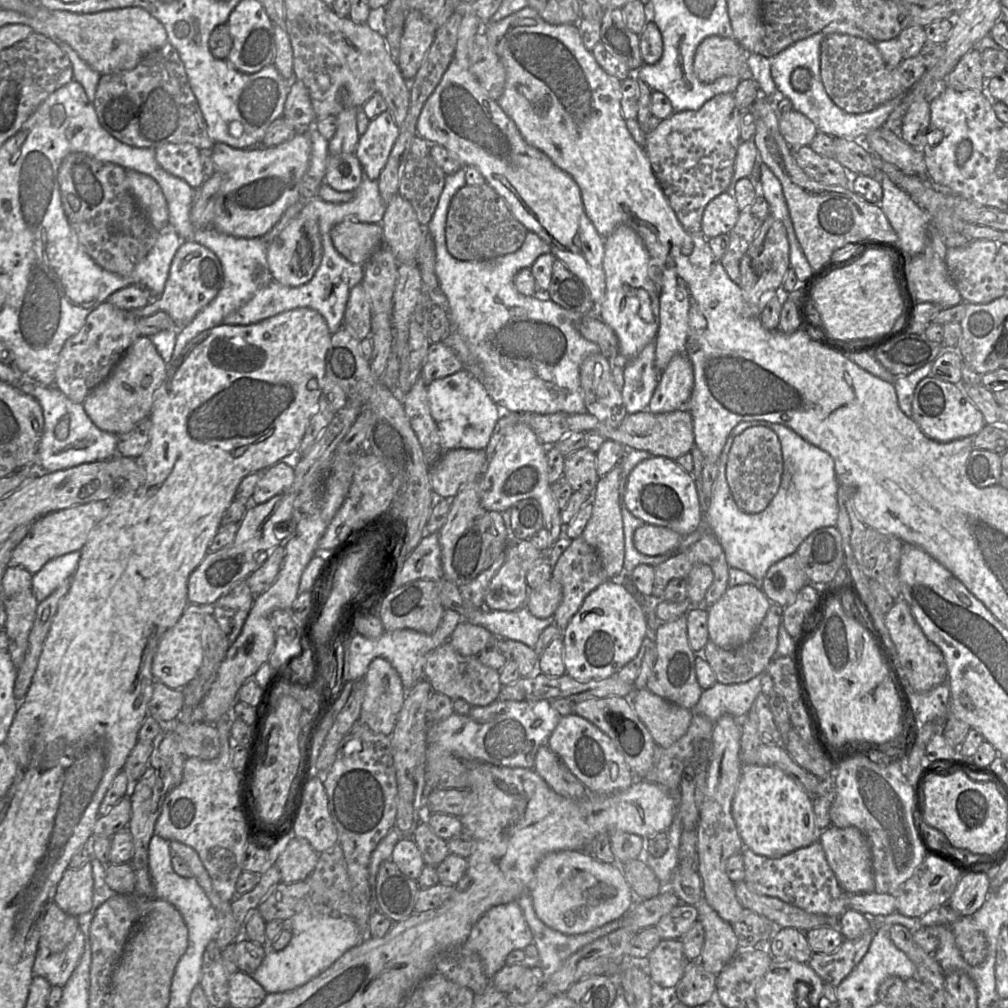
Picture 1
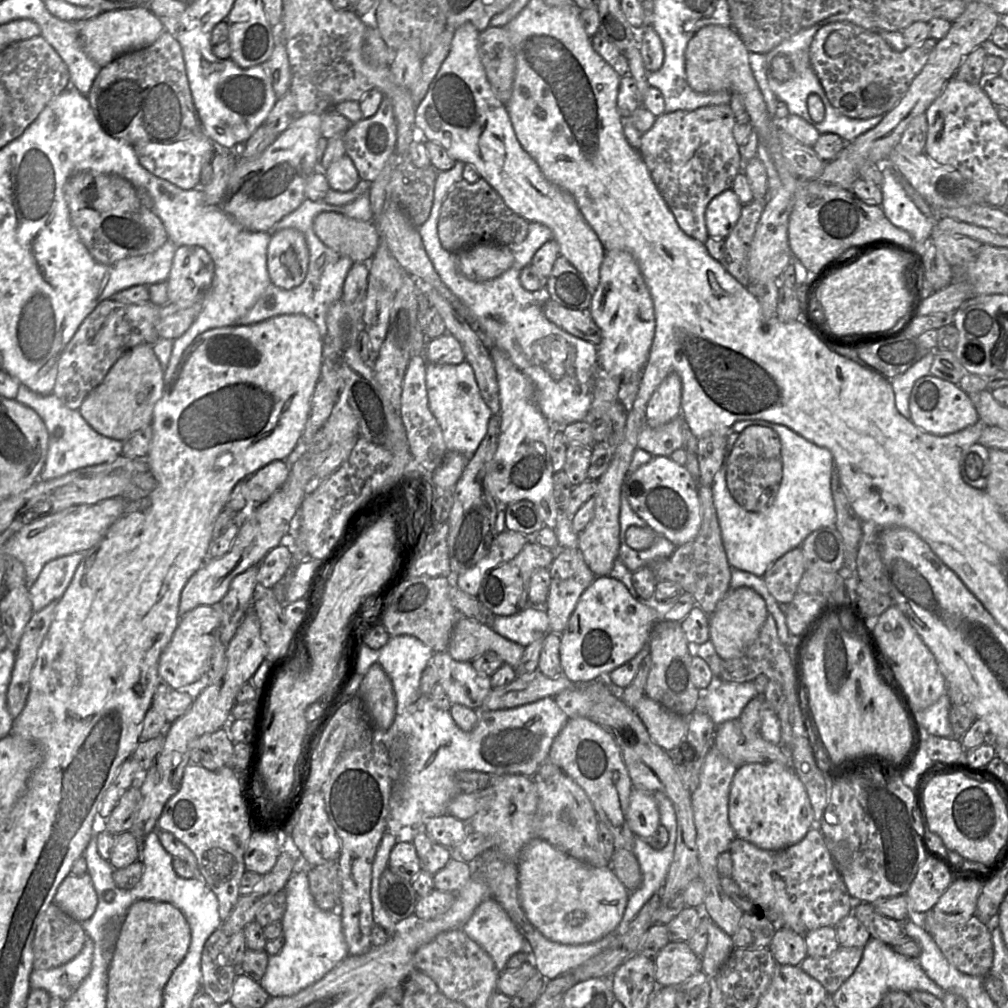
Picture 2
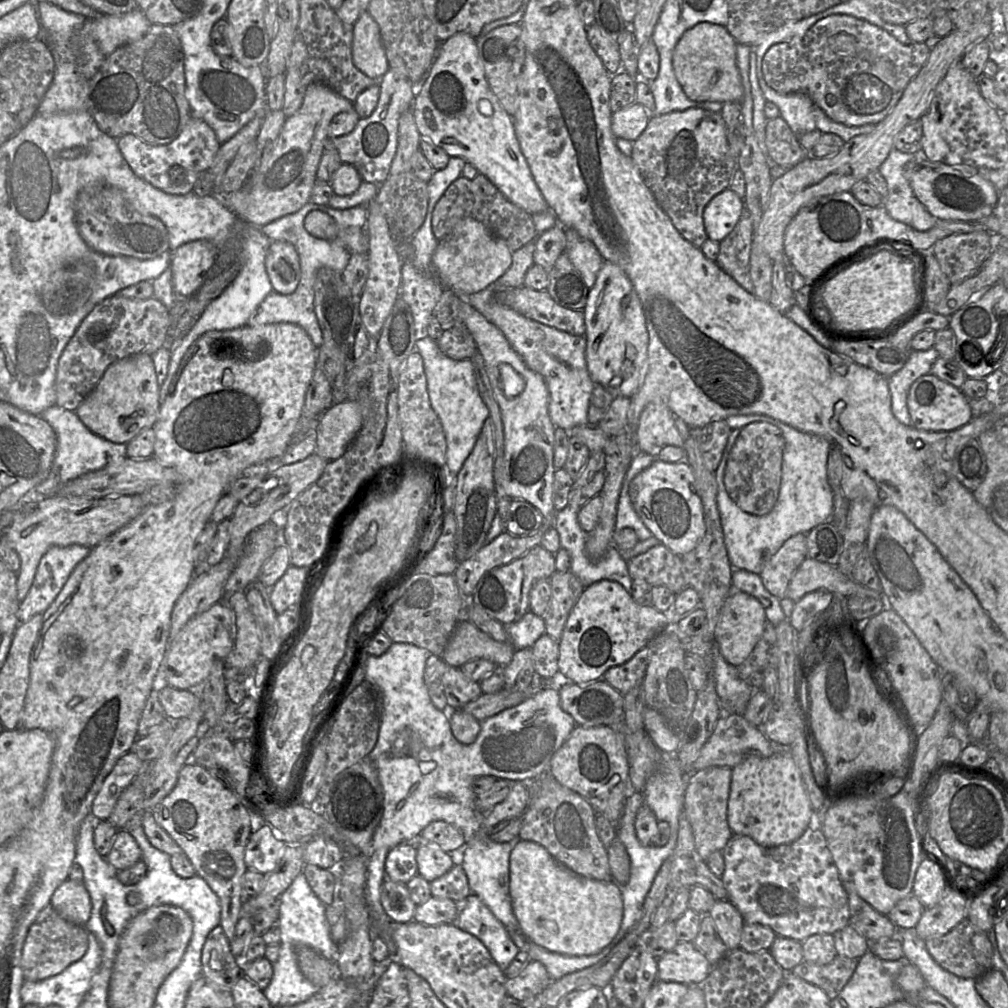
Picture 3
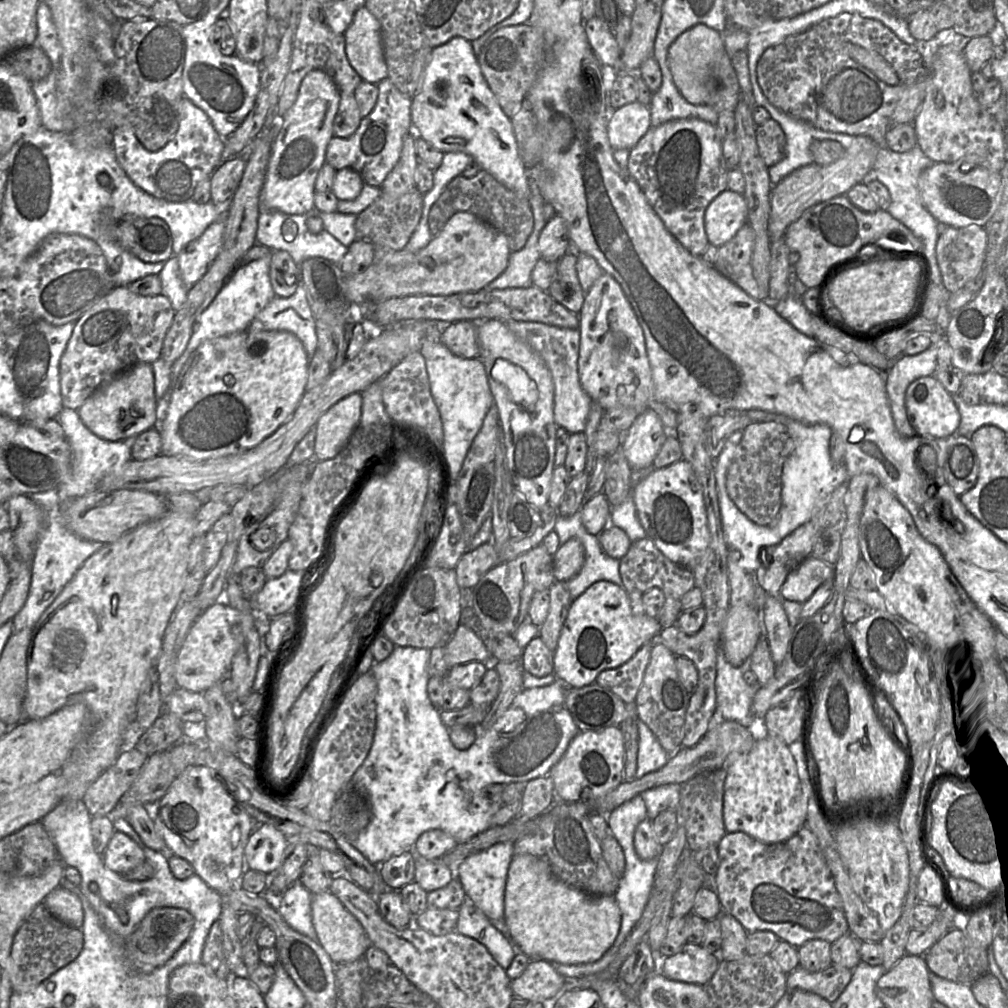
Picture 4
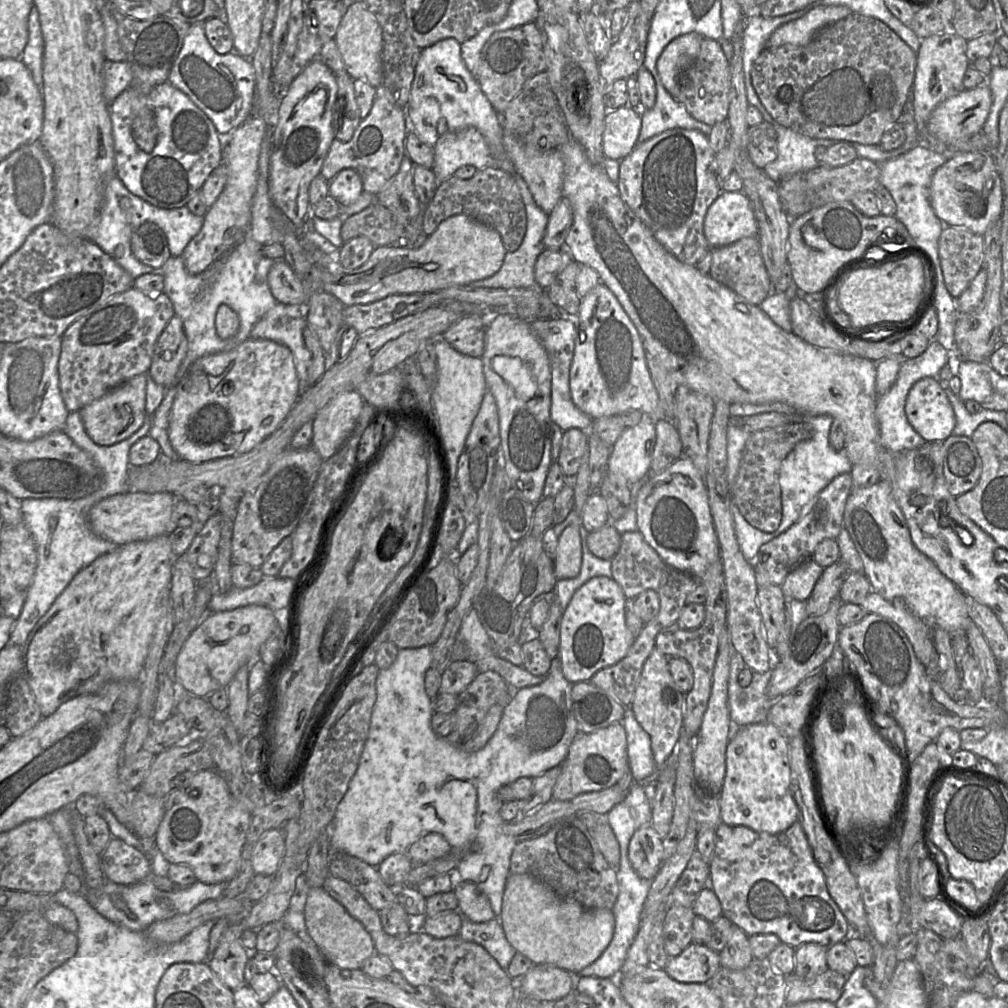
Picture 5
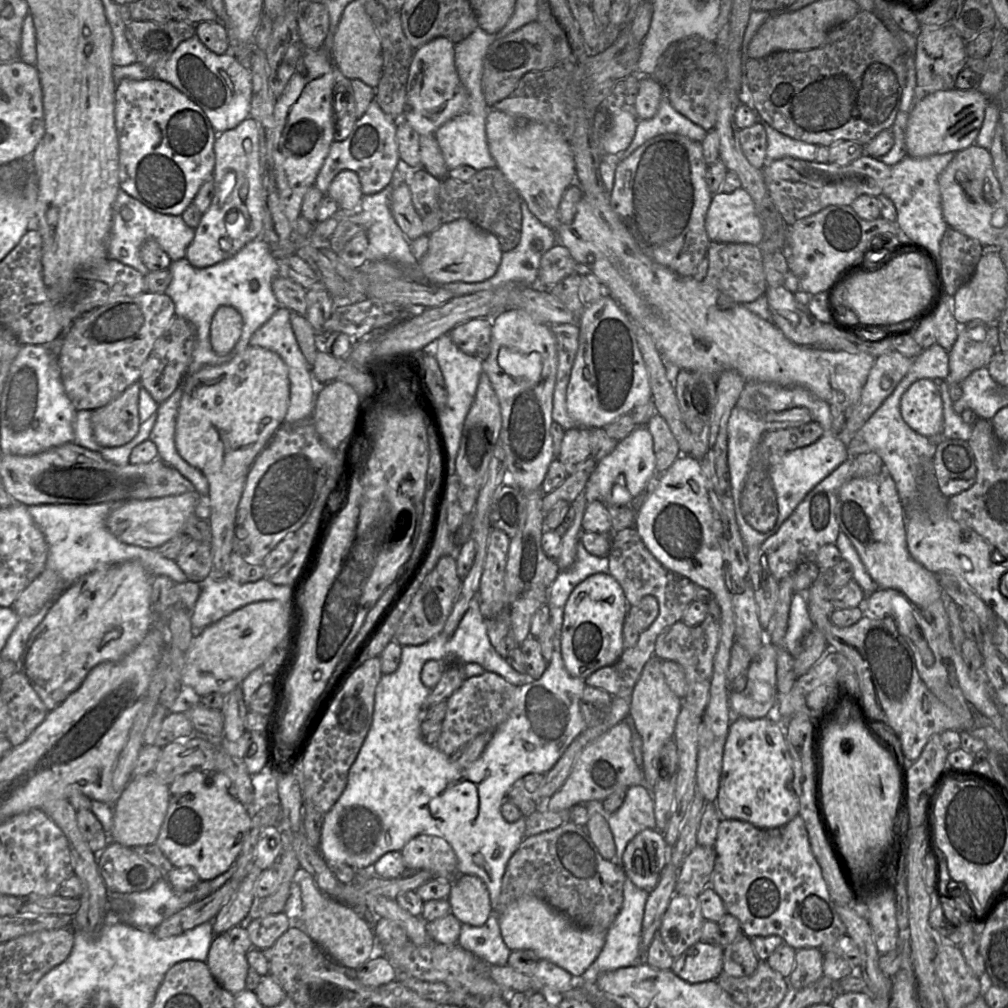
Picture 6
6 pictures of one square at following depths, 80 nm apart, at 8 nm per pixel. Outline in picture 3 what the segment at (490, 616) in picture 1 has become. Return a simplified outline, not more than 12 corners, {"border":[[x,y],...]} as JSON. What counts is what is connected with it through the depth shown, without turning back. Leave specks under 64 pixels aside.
{"border":[[529,610],[503,626],[515,649],[545,634],[544,618]]}

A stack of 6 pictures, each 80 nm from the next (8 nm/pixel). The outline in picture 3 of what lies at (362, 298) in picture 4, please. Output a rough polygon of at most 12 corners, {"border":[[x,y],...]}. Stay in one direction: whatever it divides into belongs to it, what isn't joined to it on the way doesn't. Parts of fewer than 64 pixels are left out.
{"border":[[466,217],[439,241],[443,287],[469,296],[511,266],[505,240]]}

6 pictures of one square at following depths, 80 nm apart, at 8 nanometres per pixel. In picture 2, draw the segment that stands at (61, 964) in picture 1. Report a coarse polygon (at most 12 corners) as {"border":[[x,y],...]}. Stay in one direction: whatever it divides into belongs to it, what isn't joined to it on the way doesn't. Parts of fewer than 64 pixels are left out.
{"border":[[93,940],[56,968],[32,970],[31,990],[67,1001],[89,974]]}

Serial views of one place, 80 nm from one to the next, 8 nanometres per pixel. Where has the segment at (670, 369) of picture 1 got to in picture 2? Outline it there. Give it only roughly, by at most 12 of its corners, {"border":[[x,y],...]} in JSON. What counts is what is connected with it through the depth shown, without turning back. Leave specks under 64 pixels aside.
{"border":[[672,372],[651,396],[645,424],[681,415],[682,381]]}

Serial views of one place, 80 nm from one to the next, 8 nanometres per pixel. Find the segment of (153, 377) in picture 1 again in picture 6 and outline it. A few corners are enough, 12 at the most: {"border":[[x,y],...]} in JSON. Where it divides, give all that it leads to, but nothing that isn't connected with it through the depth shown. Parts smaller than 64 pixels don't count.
{"border":[[140,383],[92,411],[99,444],[118,447],[140,428]]}

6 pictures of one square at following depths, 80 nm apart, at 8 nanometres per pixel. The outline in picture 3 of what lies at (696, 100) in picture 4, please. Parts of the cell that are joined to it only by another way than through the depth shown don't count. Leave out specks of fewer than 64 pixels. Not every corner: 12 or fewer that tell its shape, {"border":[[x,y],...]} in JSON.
{"border":[[701,22],[672,65],[696,102],[736,102],[743,85],[736,40]]}

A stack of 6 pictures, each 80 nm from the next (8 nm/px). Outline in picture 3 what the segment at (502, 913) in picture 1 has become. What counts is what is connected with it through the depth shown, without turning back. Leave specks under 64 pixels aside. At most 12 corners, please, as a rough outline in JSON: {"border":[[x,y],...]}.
{"border":[[474,894],[456,926],[479,939],[505,972],[520,950]]}

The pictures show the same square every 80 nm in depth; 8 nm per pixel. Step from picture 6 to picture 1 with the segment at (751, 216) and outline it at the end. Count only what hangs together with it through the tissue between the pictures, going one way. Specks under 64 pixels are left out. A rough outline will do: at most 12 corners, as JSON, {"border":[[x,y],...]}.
{"border":[[732,190],[706,205],[701,232],[707,239],[727,234],[740,209]]}

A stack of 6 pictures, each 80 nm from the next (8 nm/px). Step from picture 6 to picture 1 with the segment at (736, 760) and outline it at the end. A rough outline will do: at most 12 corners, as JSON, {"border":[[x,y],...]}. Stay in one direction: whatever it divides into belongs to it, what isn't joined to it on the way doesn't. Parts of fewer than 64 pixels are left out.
{"border":[[741,765],[731,814],[777,858],[819,840],[811,798],[775,767]]}

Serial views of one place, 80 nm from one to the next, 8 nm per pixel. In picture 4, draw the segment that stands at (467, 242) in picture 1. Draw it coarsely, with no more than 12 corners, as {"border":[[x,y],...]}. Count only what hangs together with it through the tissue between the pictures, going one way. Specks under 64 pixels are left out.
{"border":[[483,169],[457,176],[431,207],[437,236],[458,212],[502,232],[511,253],[534,227],[528,199]]}

